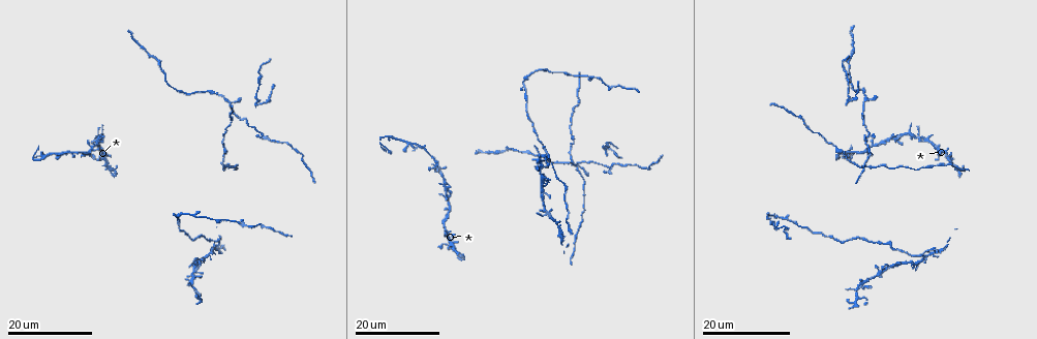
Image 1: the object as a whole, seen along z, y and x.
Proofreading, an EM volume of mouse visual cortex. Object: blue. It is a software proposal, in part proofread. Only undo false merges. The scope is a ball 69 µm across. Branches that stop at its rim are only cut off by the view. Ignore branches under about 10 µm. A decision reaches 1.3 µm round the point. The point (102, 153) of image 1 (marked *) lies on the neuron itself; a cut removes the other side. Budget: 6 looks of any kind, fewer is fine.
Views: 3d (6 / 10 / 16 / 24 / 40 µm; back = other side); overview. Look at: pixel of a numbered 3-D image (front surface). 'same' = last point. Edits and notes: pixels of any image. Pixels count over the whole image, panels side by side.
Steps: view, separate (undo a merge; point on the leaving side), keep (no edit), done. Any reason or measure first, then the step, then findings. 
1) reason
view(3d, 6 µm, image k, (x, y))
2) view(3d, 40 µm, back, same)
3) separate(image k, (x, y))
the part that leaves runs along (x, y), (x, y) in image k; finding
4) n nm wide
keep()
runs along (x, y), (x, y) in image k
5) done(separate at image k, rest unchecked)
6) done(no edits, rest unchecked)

view(3d, 24 µm, image 1, (527, 107))

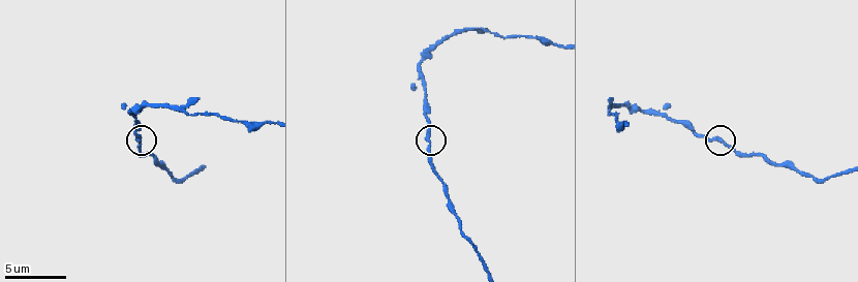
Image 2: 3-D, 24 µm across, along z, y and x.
view(3d, 10 µm, image 2, (429, 137))

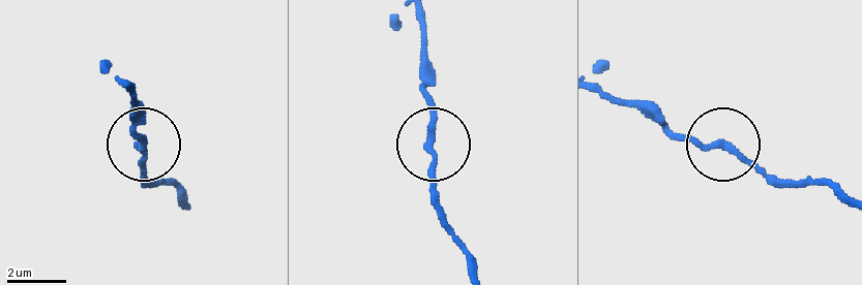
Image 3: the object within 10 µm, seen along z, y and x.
keep()
one neuron here

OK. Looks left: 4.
thick turns thin
view(3d, 10 µm, image 2, (608, 108))

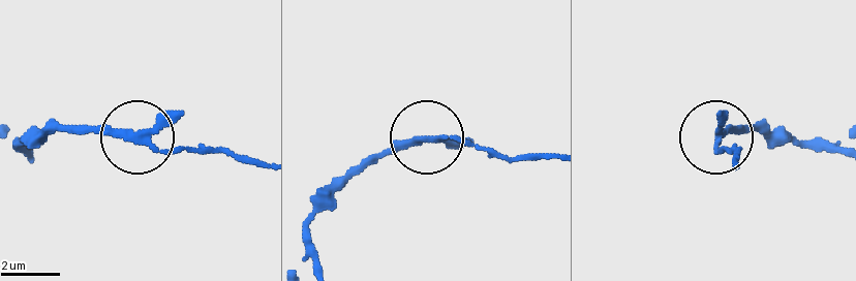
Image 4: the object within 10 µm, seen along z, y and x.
zoom in
view(3d, 6 µm, image 4, (144, 136))

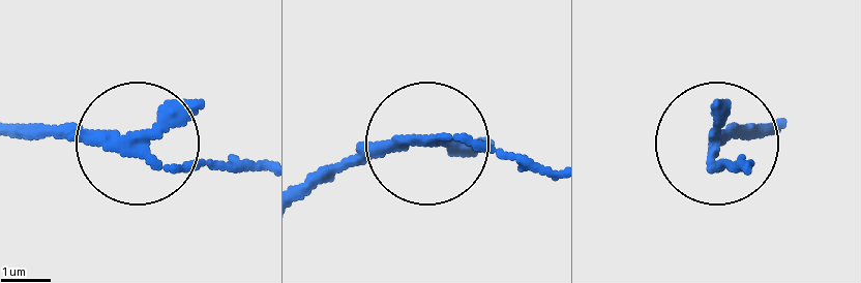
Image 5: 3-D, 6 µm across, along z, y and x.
separate(image 5, (190, 162))
the part that leaves runs along (130, 147), (187, 171), (262, 171) in image 5; two neurons meet here

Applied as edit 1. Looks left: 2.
thick turns thin
view(3d, 10 µm, image 2, (419, 67))

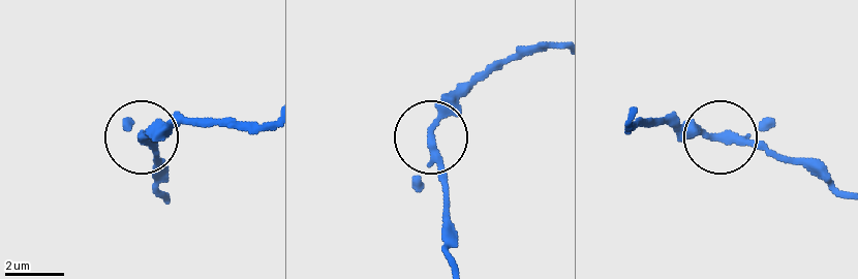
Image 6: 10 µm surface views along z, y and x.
keep()
continuous, no second neuron

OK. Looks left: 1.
done(separate at image 5, rest unchecked)

